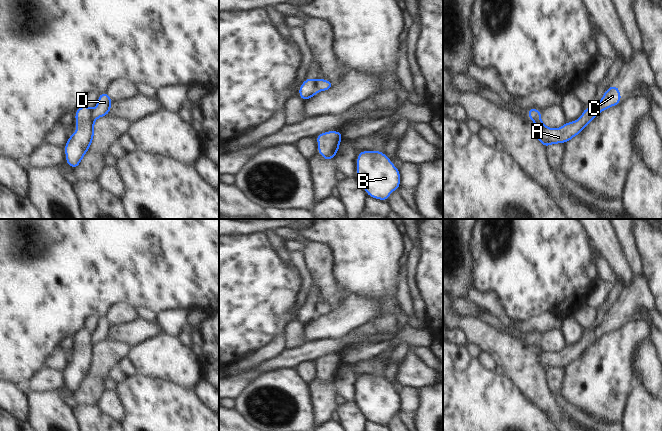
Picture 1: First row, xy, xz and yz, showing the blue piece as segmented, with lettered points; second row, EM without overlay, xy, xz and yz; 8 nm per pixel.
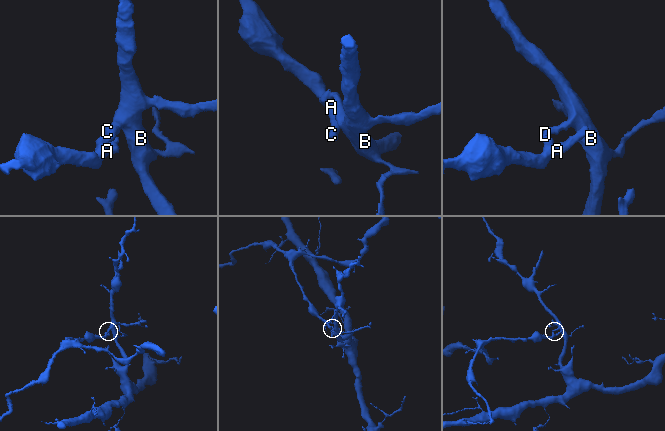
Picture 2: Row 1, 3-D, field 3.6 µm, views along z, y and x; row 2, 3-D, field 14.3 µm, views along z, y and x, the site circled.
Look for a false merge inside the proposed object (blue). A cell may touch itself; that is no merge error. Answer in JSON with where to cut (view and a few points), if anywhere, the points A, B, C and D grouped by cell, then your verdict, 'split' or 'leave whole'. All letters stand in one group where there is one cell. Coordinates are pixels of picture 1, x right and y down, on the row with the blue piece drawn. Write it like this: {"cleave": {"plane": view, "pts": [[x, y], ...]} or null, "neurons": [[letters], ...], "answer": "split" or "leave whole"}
{"cleave": {"plane": "xz", "pts": [[317, 79], [319, 91]]}, "neurons": [["A", "C"], ["B", "D"]], "answer": "split"}

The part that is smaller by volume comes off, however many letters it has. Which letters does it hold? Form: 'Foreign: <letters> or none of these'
Foreign: A, C

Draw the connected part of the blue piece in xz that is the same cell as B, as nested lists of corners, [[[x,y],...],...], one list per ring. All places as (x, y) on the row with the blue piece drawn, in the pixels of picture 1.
[[[360,151],[356,161],[356,177],[369,197],[387,201],[390,194],[400,188],[400,172],[382,151]]]

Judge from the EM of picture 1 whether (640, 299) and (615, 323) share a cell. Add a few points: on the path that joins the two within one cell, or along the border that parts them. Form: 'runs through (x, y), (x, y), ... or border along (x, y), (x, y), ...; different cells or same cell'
runs through (634, 304), (621, 317); same cell

